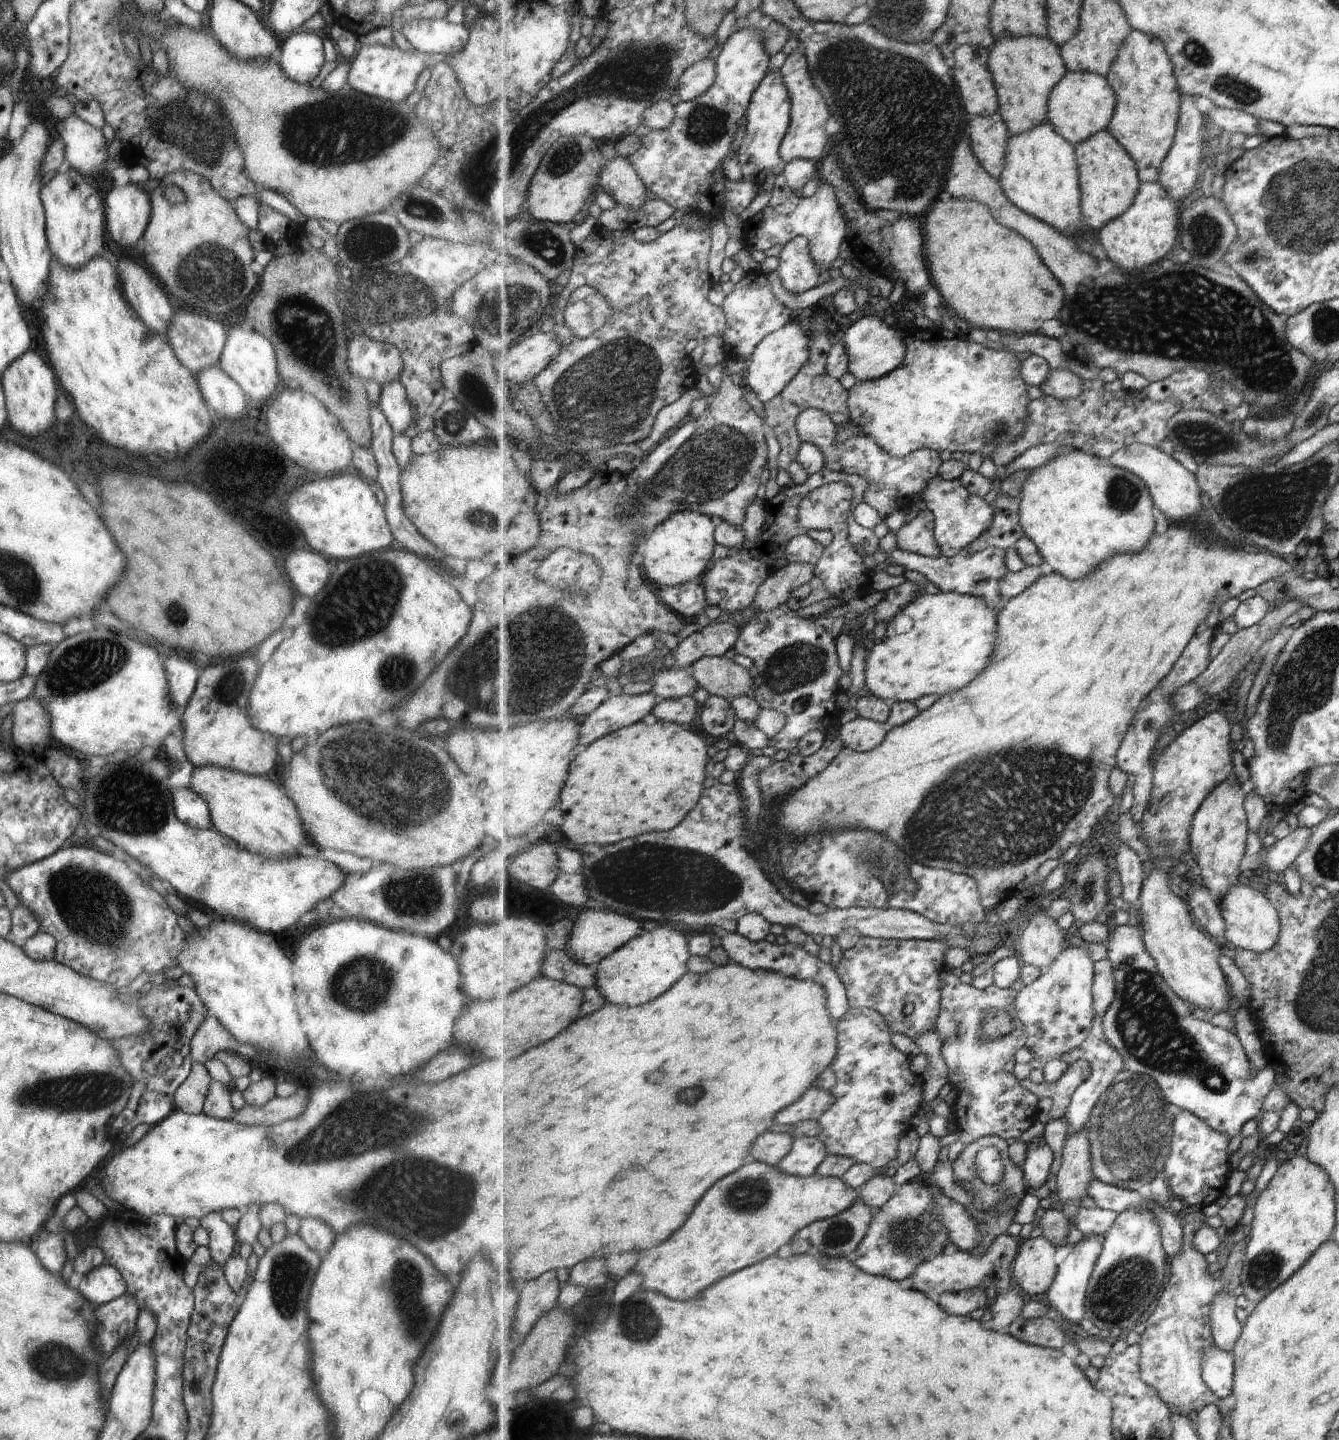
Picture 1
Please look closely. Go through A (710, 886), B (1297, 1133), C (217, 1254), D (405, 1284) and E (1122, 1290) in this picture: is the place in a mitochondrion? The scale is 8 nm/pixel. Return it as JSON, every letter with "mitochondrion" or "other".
{"A":"mitochondrion","B":"other","C":"other","D":"mitochondrion","E":"mitochondrion"}

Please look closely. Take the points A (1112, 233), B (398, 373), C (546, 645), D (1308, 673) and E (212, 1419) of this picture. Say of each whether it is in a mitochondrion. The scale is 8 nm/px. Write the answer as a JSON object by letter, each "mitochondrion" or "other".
{"A":"other","B":"other","C":"mitochondrion","D":"mitochondrion","E":"other"}

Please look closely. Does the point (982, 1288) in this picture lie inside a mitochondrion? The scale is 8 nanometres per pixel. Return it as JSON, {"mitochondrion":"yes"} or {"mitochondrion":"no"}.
{"mitochondrion":"no"}

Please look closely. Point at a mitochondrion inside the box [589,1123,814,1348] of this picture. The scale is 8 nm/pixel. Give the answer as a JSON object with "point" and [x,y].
{"point":[649,1323]}

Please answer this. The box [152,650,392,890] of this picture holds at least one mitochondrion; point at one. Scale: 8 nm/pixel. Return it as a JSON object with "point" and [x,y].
{"point":[230,683]}

